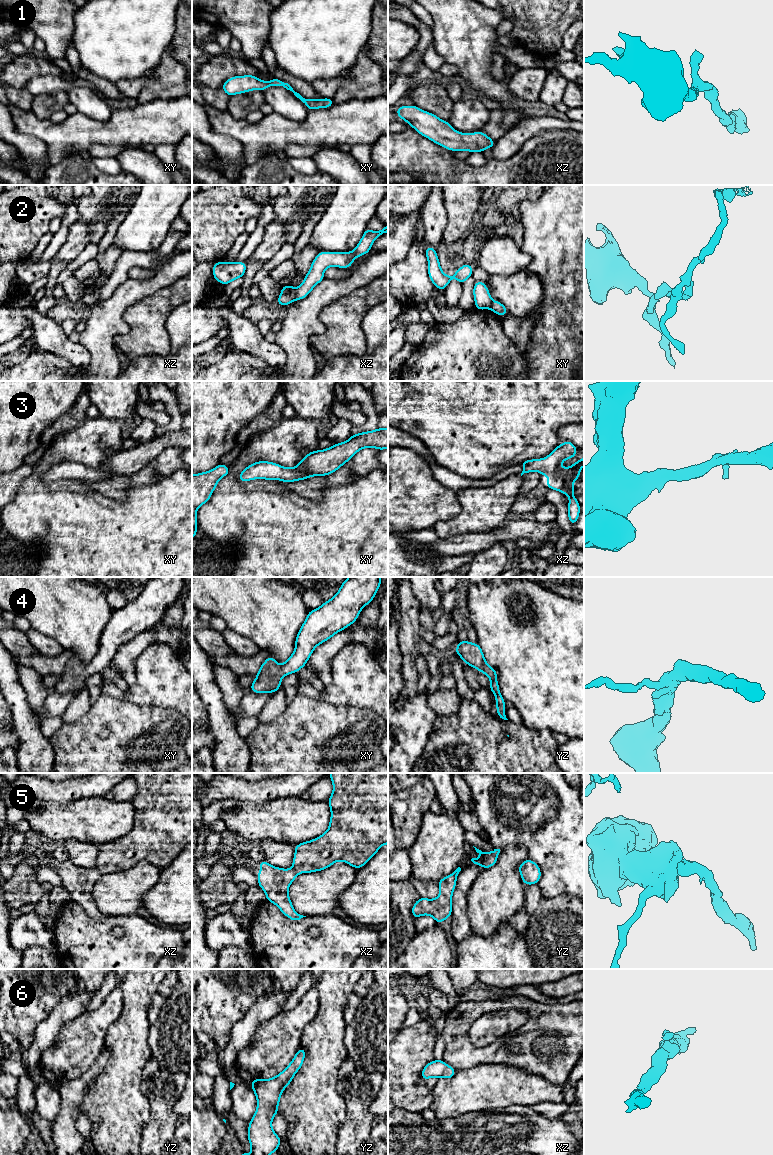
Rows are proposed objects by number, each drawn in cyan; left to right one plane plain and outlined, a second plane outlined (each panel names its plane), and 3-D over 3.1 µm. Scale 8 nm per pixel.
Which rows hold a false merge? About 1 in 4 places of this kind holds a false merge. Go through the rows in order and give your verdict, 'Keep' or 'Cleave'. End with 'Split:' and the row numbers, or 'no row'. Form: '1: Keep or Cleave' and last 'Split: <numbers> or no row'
1: Keep
2: Cleave
3: Keep
4: Keep
5: Cleave
6: Keep
Split: 2, 5

